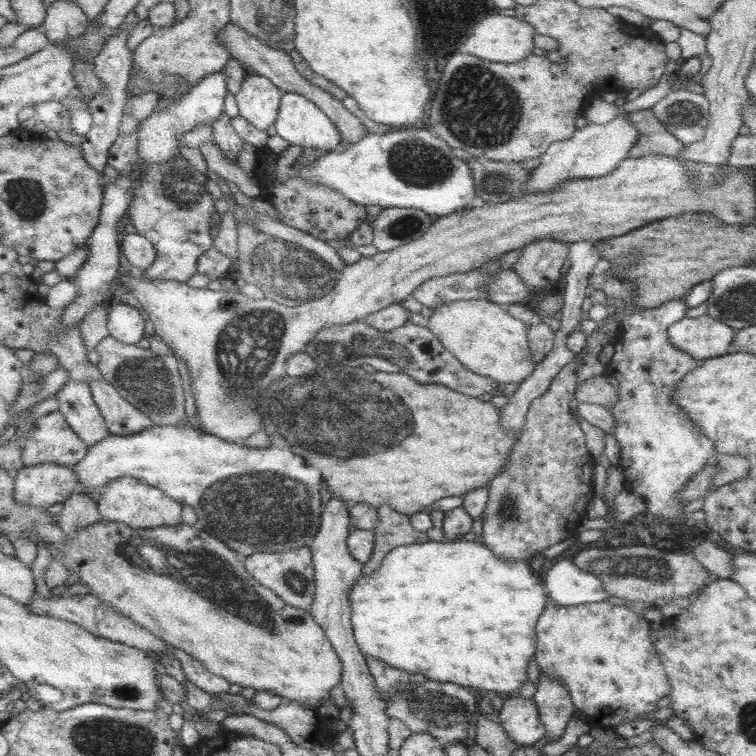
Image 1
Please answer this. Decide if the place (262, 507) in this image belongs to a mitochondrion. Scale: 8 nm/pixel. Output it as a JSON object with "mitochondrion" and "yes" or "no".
{"mitochondrion":"yes"}

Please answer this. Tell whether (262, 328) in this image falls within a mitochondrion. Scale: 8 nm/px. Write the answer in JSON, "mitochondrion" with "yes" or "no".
{"mitochondrion":"yes"}

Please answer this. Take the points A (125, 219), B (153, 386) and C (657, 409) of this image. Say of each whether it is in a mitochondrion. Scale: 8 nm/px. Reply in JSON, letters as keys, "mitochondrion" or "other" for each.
{"A":"other","B":"mitochondrion","C":"mitochondrion"}

